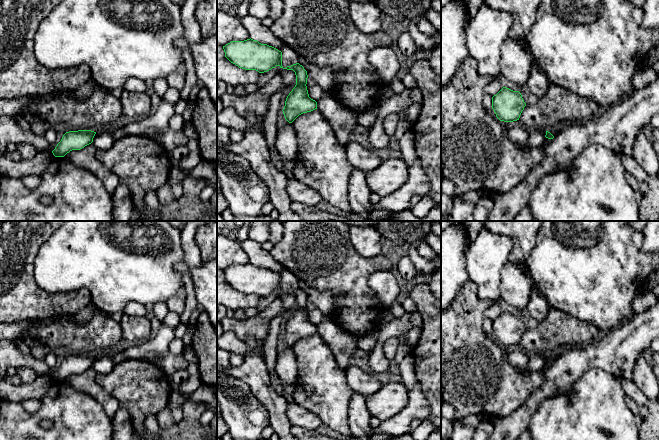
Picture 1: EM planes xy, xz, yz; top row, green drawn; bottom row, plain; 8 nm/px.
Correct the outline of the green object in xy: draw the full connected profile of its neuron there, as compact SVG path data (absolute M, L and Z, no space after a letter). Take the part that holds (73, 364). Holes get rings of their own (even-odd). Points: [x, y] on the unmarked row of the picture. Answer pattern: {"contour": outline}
{"contour": "M91 354L66 356L52 377L55 381L64 381L72 374L80 374L93 366L95 358Z"}

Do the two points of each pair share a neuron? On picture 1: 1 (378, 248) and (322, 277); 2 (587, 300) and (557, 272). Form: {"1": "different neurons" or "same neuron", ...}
{"1": "different neurons", "2": "same neuron"}

